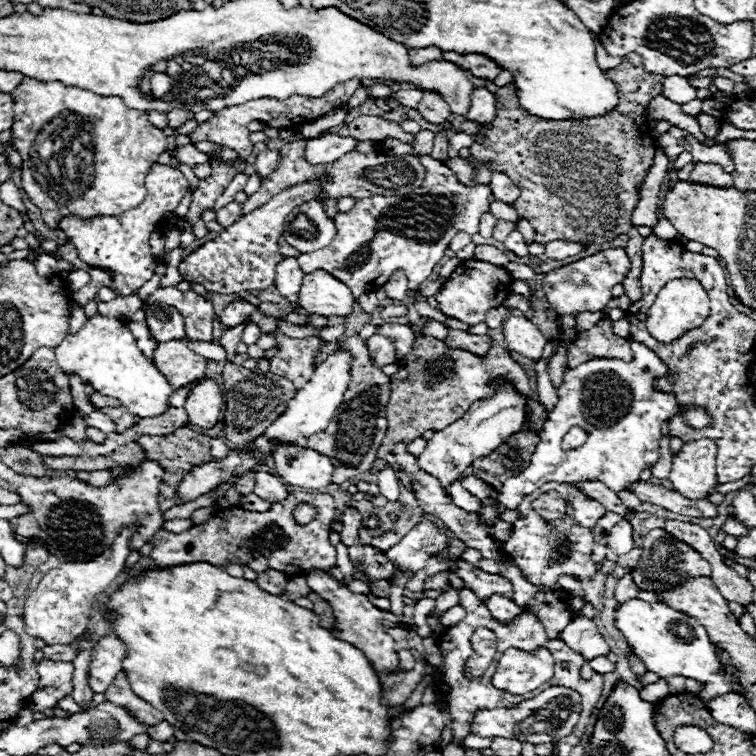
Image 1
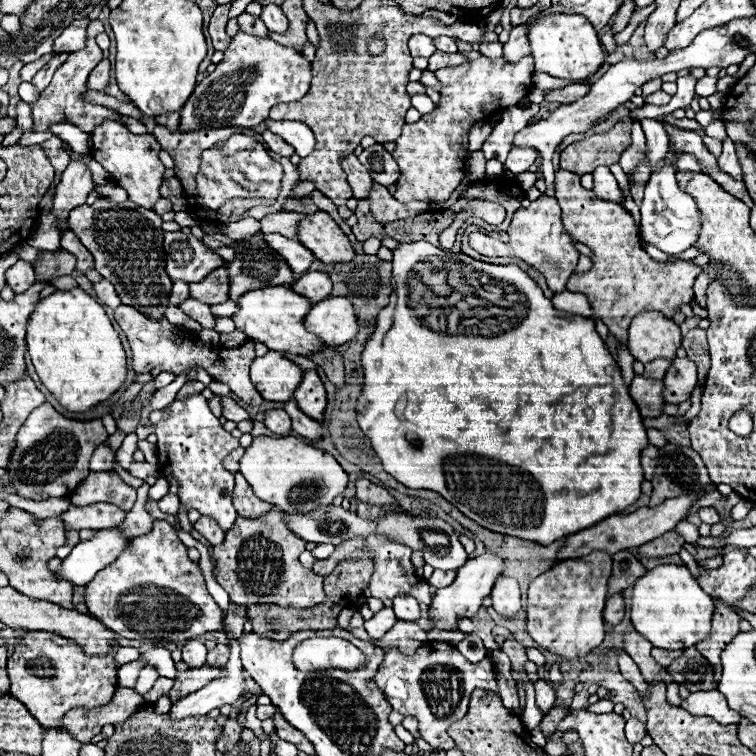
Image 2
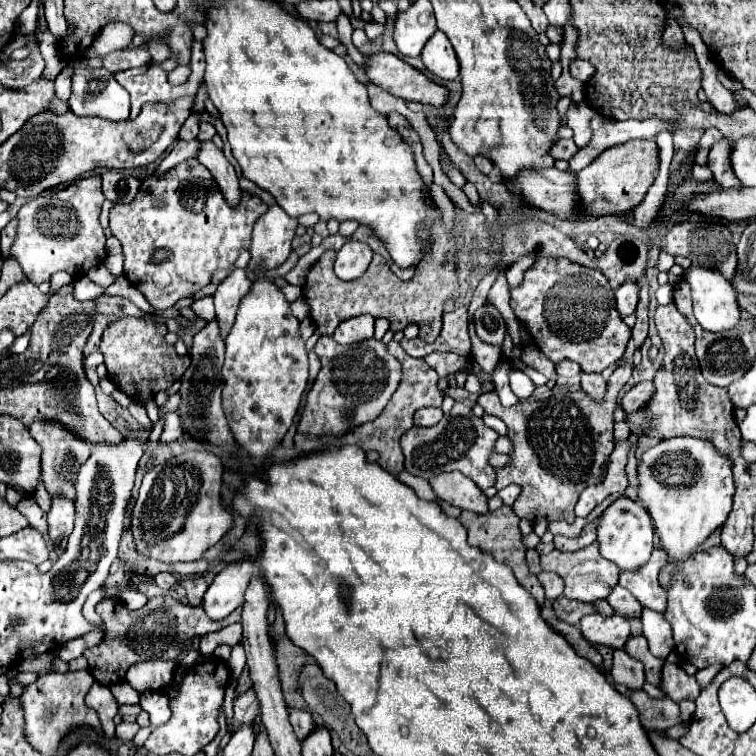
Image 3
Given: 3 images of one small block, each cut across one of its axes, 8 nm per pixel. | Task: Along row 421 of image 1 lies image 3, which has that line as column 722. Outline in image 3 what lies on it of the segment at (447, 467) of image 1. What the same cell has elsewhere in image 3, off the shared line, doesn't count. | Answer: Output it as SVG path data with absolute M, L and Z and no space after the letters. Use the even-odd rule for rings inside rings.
M670 438L648 448L638 460L638 500L646 506L660 544L668 554L668 564L660 572L664 590L672 588L676 566L690 560L696 548L726 522L732 510L734 480L730 460L714 450L710 440Z

